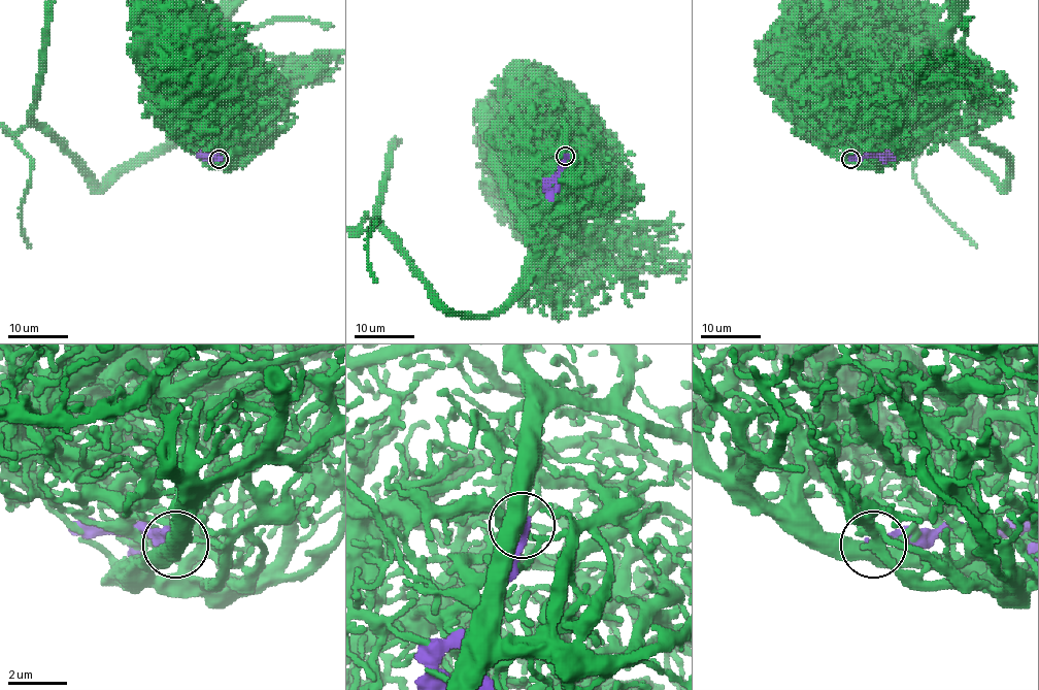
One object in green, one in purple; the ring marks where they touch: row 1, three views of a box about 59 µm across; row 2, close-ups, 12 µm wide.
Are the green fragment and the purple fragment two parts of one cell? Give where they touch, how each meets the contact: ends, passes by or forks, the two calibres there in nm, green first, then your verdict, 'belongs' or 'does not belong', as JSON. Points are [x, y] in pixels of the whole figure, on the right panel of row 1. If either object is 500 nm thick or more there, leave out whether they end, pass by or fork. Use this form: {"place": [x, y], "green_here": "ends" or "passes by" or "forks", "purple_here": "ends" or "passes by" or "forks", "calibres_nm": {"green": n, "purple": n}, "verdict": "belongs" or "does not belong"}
{"place": [850, 159], "calibres_nm": {"green": 500, "purple": 240}, "verdict": "does not belong"}

